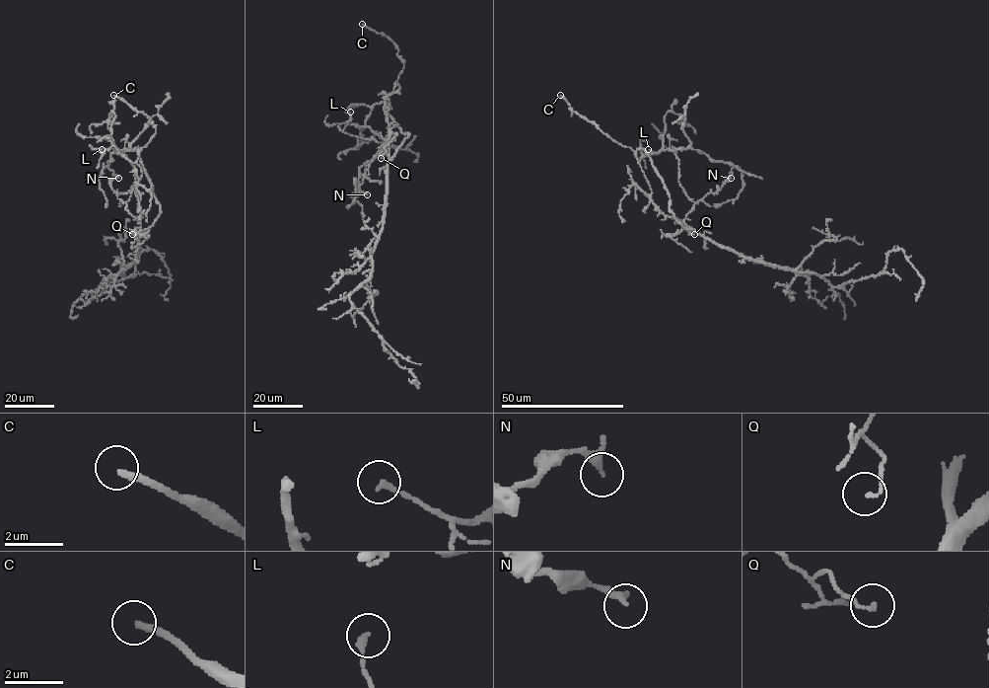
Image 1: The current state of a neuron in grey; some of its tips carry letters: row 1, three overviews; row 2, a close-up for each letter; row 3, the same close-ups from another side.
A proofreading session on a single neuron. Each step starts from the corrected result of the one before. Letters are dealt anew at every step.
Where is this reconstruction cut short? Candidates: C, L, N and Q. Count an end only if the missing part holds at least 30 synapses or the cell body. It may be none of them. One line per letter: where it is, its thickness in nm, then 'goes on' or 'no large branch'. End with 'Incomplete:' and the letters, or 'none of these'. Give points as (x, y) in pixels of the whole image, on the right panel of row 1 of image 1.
C: at (560, 95); 240 nm thick; goes on
L: at (648, 149); 200 nm thick; no large branch
N: at (731, 178); 200 nm thick; no large branch
Q: at (694, 234); 100 nm thick; no large branch
Incomplete: C

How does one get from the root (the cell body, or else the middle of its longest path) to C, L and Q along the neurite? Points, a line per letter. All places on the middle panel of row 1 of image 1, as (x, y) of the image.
C: (387, 174), (386, 114), (390, 106), (386, 102), (404, 62), (393, 42), (362, 24)
L: (387, 174), (388, 148), (381, 150), (375, 158), (384, 142), (343, 131), (350, 112)
Q: (387, 174), (388, 155), (383, 150), (381, 158)

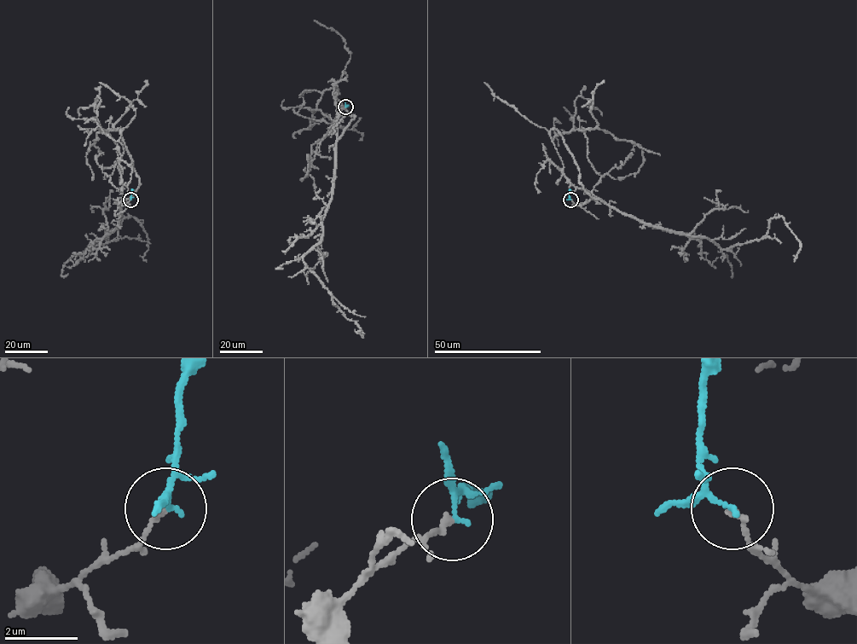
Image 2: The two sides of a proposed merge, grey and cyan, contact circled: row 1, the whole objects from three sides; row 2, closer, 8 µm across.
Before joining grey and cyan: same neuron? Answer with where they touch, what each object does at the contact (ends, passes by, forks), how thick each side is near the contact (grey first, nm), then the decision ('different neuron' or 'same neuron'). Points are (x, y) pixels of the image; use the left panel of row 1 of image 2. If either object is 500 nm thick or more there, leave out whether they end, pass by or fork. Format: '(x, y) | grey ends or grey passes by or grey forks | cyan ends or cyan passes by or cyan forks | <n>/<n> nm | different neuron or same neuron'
(130, 200) | grey ends | cyan passes by | 140/110 nm | different neuron

